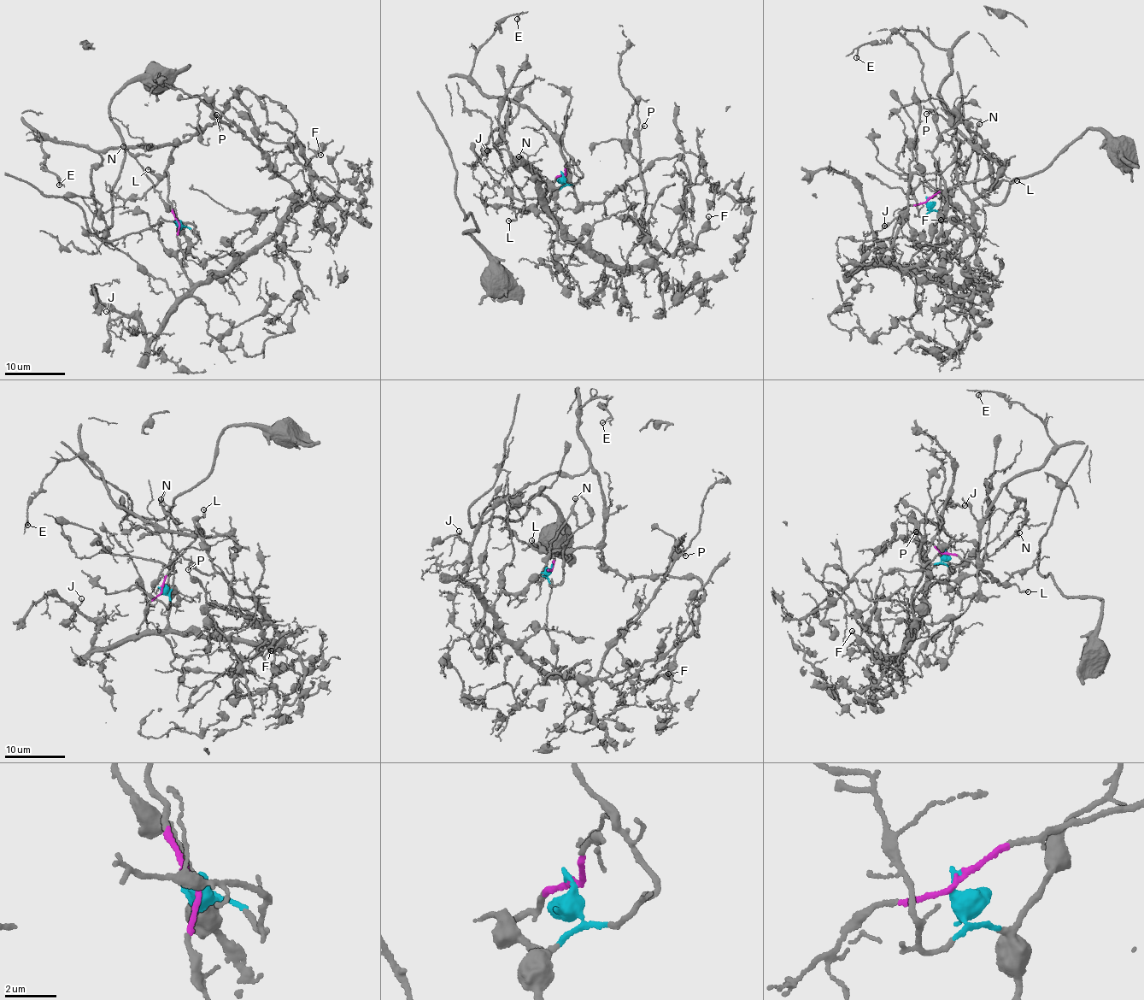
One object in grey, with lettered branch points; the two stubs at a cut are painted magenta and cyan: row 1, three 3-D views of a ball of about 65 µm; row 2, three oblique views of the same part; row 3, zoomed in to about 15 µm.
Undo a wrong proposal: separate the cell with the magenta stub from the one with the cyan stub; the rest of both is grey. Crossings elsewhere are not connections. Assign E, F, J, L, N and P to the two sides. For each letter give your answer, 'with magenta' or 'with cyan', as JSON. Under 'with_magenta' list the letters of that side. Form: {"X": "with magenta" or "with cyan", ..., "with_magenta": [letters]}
{"E": "with magenta", "F": "with cyan", "J": "with cyan", "L": "with magenta", "N": "with cyan", "P": "with cyan", "with_magenta": ["E", "L"]}

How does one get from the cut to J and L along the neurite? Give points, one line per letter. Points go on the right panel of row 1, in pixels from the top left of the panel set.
J: (927, 201), (939, 213), (940, 232), (937, 250), (918, 268), (864, 264), (877, 249), (872, 234), (885, 226)
L: (927, 201), (939, 191), (986, 178), (995, 183), (997, 180), (1017, 180)

